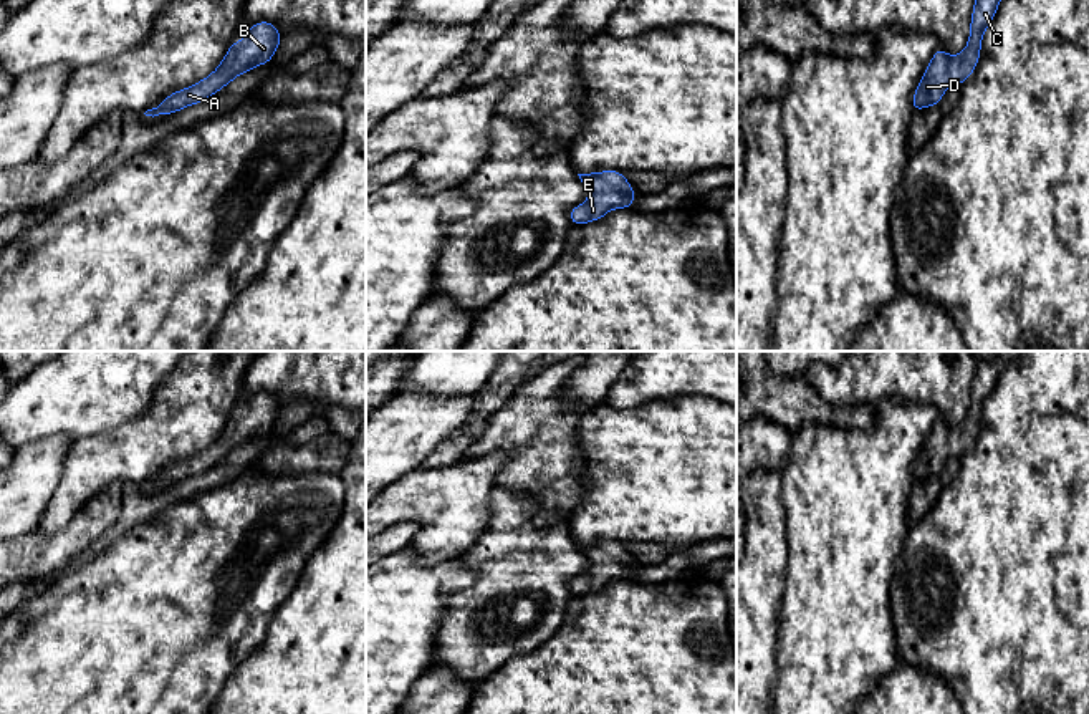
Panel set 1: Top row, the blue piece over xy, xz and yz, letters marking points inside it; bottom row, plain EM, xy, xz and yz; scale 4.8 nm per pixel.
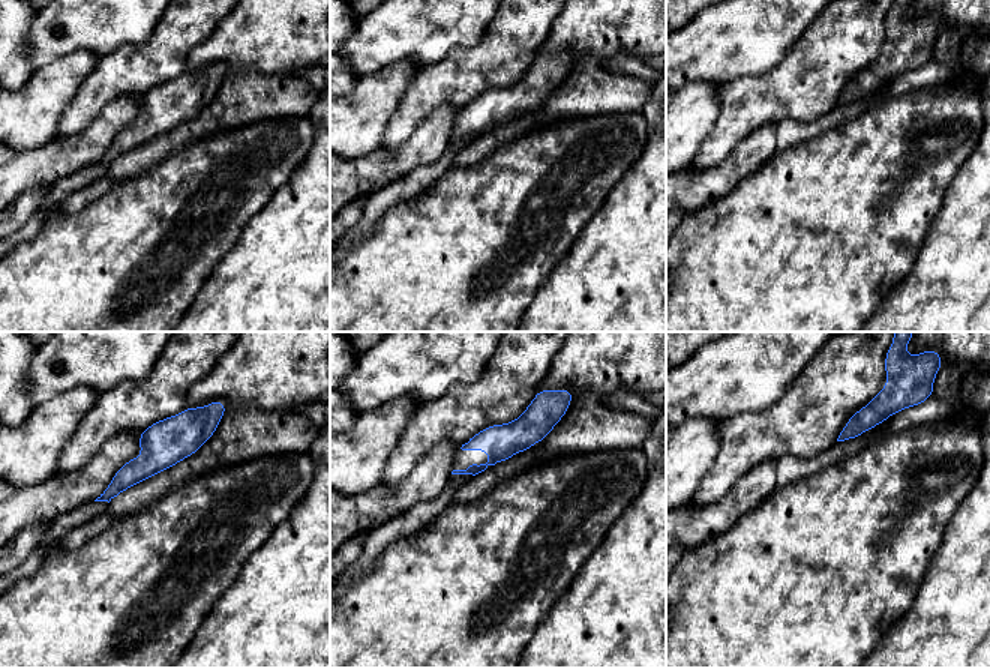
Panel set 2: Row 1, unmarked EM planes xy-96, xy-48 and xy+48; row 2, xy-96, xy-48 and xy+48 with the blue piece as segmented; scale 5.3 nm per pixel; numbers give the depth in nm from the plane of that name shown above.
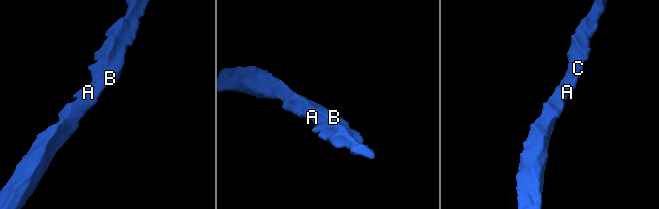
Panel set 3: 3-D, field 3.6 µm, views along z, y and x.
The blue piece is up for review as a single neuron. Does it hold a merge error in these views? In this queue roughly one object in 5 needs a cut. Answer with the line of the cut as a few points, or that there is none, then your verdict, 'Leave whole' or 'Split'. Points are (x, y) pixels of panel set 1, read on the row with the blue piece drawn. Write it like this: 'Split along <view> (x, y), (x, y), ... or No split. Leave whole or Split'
No split. Leave whole

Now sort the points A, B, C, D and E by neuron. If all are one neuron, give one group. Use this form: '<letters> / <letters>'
A B C D E

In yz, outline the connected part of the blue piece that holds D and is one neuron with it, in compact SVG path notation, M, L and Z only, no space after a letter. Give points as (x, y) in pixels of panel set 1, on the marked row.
M975 0L968 45L962 53L948 56L947 51L938 46L914 93L914 113L927 106L937 106L950 84L960 86L973 75L980 60L981 38L993 22L1000 2L1001 0Z

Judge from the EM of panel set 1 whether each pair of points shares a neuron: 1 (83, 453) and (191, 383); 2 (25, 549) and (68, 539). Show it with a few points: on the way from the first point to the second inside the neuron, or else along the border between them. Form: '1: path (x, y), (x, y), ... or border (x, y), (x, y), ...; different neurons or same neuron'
1: path (110, 453), (123, 453), (166, 410); same neuron
2: path (35, 549), (58, 549); same neuron

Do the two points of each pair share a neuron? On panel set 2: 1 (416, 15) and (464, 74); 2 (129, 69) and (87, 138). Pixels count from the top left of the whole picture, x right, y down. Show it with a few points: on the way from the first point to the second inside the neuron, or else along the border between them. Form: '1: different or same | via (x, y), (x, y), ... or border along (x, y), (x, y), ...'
1: different | border along (480, 39), (470, 47), (453, 48), (420, 68)
2: different | border along (140, 95), (113, 98), (86, 126)

